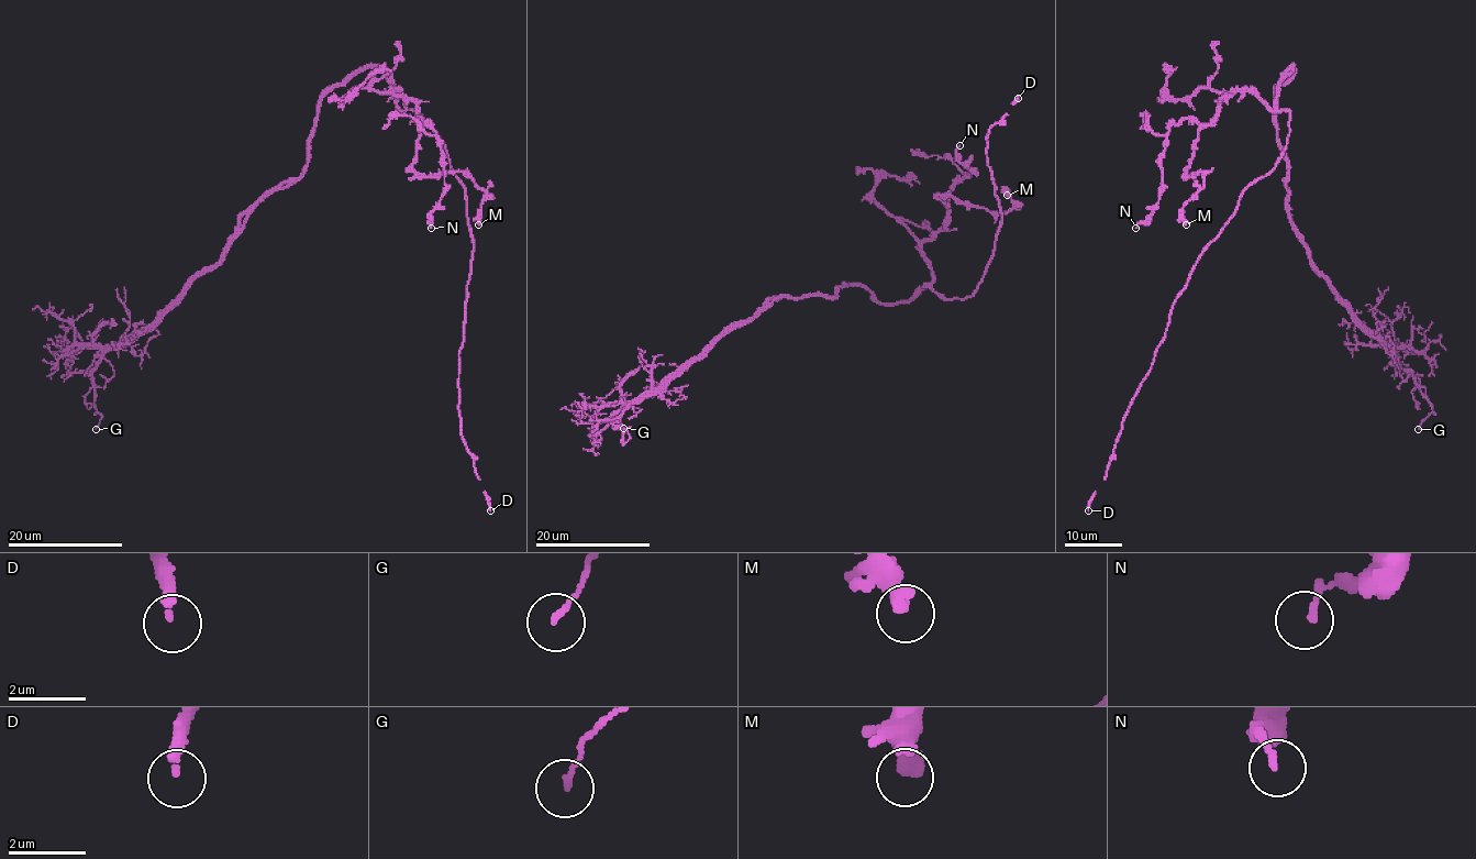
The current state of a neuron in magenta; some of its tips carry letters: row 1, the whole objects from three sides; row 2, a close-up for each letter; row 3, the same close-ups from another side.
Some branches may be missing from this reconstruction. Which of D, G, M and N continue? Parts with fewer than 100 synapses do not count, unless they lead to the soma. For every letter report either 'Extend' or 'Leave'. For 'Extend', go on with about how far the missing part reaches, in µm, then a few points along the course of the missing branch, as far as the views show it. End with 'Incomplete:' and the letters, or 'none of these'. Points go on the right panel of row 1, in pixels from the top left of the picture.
D: Extend. Missing length about 10 µm
G: Leave
M: Leave
N: Leave
Incomplete: D

